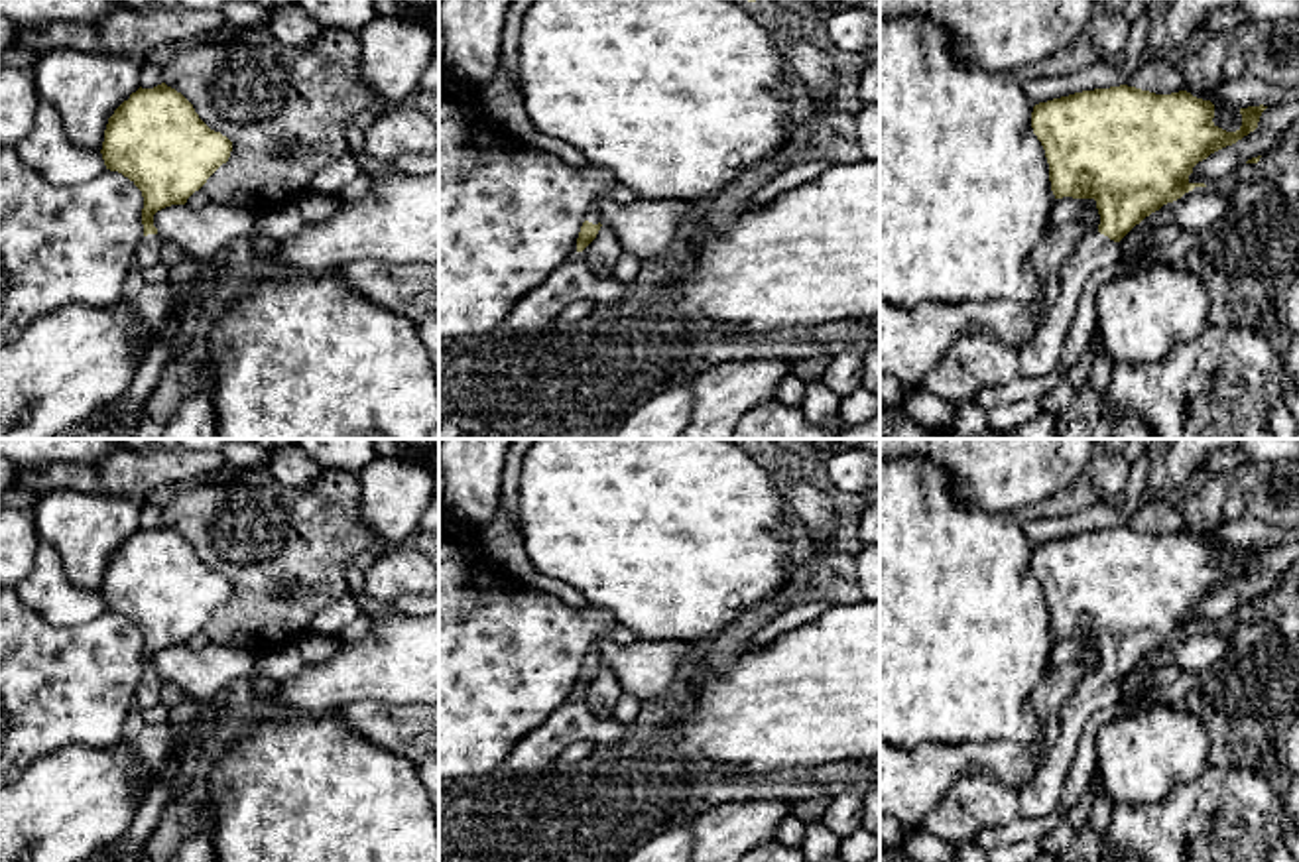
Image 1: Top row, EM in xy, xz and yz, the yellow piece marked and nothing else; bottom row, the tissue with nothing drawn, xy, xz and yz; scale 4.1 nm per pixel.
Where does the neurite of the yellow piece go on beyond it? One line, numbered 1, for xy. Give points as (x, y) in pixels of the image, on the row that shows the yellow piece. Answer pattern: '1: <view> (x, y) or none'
1: xy (148, 252)

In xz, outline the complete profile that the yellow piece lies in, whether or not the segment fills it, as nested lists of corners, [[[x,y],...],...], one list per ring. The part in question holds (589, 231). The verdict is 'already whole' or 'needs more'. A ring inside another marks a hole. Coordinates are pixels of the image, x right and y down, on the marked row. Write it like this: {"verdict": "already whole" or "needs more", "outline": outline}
{"verdict": "needs more", "outline": [[[590,207],[577,238],[577,252],[583,252],[596,238],[600,226],[598,211]]]}

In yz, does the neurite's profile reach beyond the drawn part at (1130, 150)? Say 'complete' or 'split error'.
split error

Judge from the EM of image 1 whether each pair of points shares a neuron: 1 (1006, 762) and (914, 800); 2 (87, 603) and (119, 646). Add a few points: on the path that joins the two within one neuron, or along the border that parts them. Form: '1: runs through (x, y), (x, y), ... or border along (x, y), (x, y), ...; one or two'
1: runs through (983, 758), (969, 756), (953, 762), (937, 776); one
2: border along (105, 609), (85, 622), (52, 626); two

